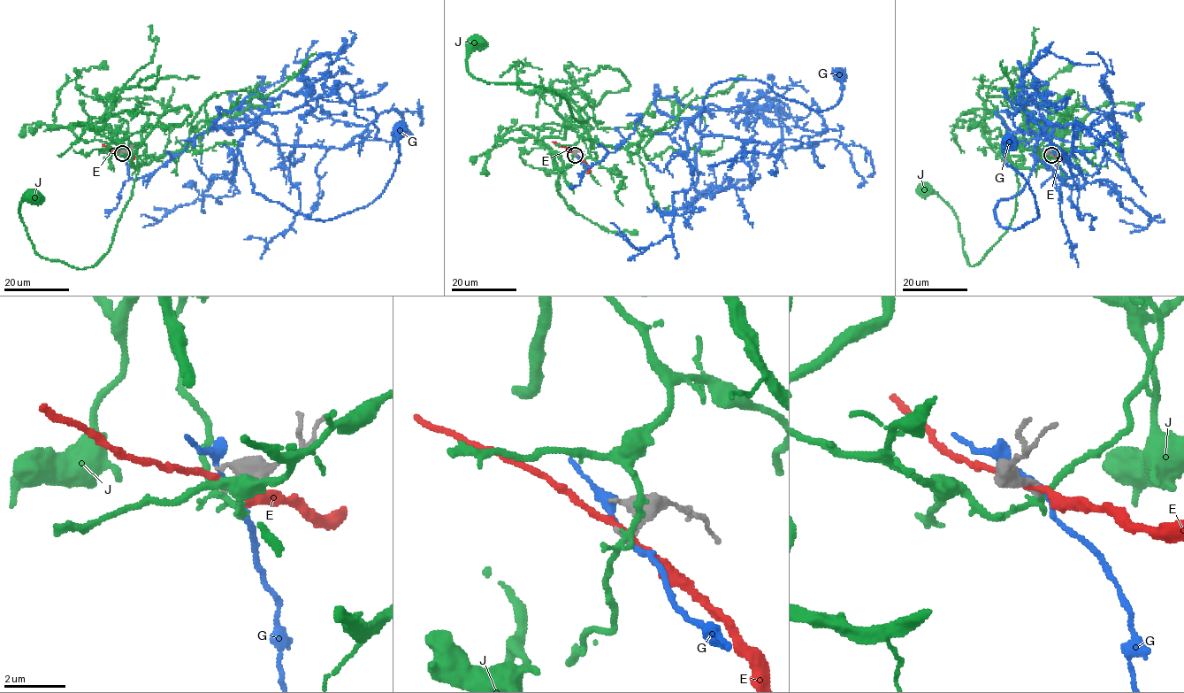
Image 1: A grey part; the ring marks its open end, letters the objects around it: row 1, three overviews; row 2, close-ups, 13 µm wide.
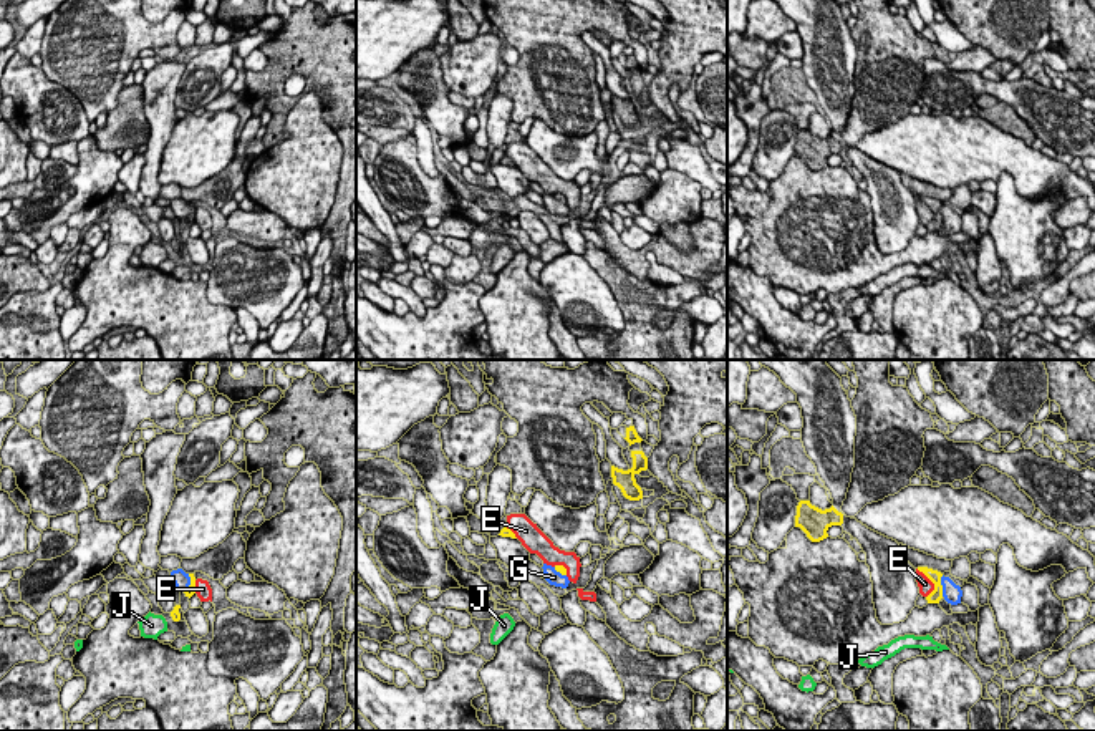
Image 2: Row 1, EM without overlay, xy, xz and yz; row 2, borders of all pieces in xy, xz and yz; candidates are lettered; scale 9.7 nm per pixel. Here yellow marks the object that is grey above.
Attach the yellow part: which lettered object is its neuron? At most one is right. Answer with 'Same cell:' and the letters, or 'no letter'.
Same cell: no letter

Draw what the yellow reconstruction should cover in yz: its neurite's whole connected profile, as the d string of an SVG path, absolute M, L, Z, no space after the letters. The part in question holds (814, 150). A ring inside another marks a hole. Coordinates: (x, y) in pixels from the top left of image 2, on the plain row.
M800 129L797 134L795 156L800 156L812 171L820 171L828 166L827 159L832 154L842 154L843 143L833 134L830 138L818 138L810 129Z

